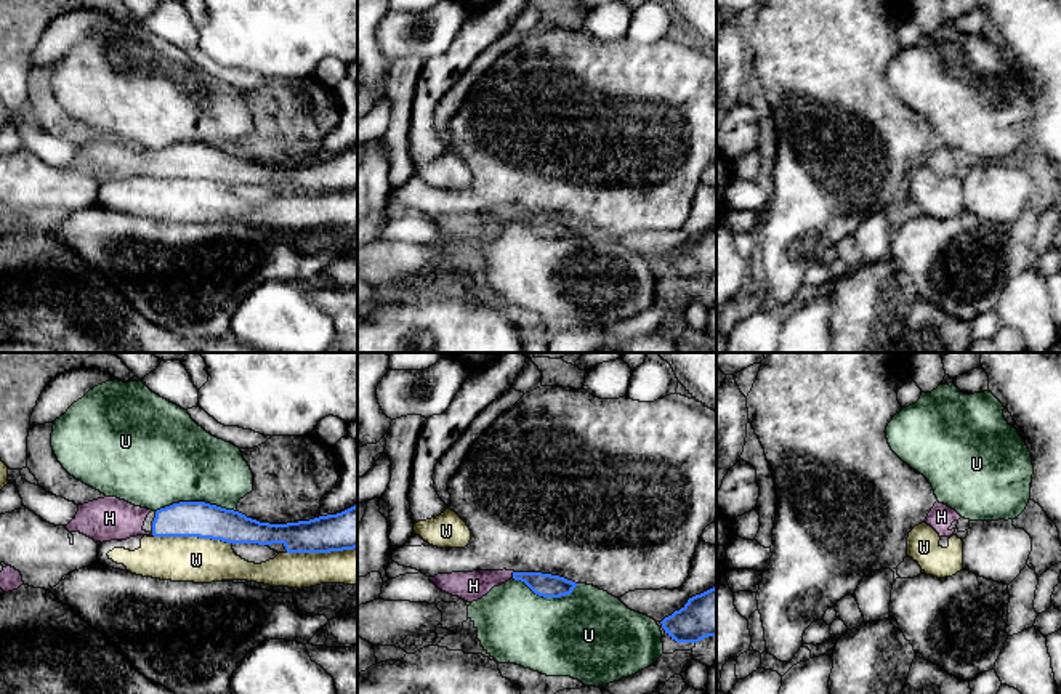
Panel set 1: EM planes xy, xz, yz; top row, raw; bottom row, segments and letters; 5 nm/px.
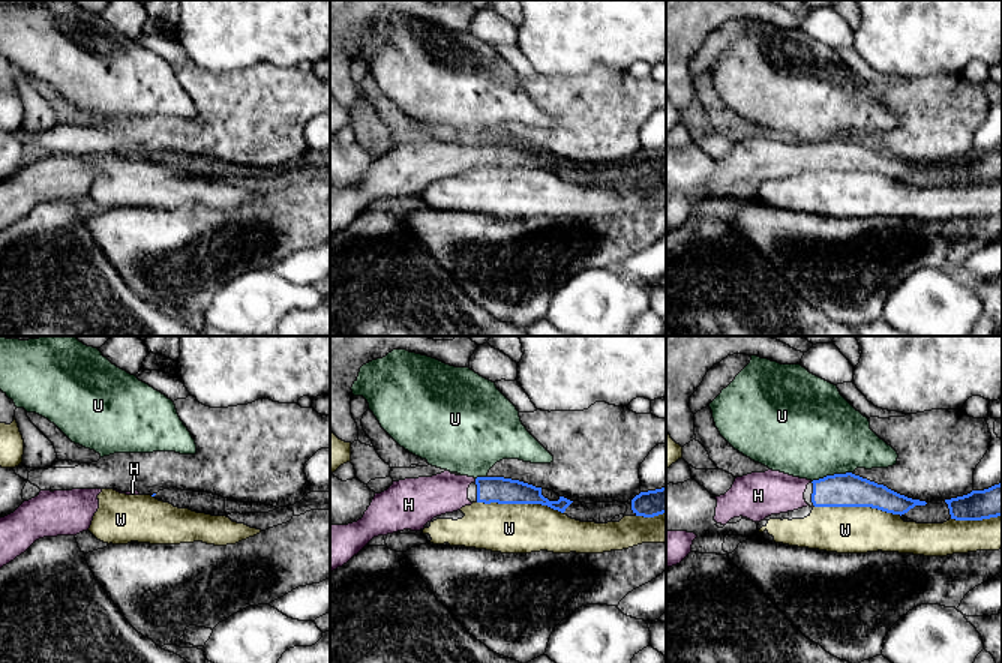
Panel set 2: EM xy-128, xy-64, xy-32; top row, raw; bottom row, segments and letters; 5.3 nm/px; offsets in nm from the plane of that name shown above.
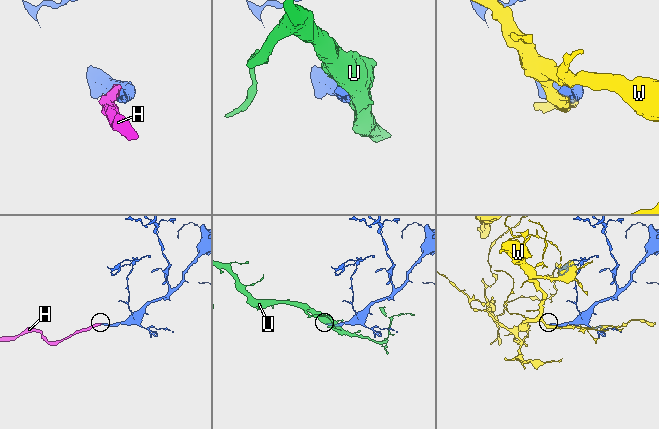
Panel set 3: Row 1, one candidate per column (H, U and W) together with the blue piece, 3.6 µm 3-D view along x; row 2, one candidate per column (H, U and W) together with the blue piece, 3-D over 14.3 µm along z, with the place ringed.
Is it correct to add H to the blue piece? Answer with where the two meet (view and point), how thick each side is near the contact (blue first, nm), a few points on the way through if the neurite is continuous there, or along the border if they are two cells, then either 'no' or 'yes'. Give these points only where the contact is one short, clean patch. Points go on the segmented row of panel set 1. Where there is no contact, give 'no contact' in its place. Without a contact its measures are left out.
xz (513, 574) | 120/140 nm | across xz (547, 585), (513, 574), (492, 577), (473, 585) | yes

